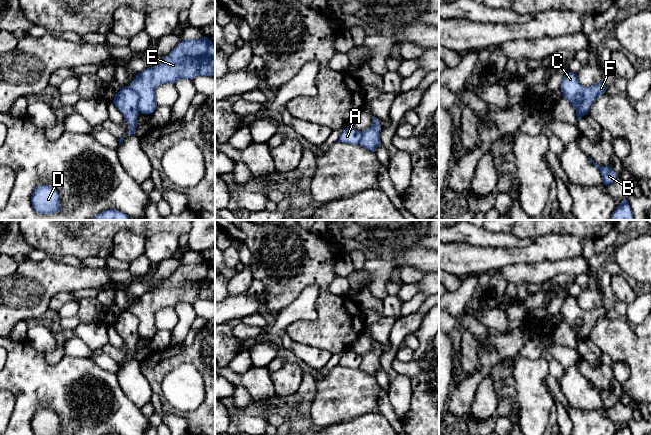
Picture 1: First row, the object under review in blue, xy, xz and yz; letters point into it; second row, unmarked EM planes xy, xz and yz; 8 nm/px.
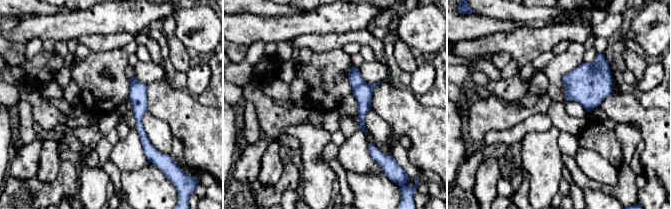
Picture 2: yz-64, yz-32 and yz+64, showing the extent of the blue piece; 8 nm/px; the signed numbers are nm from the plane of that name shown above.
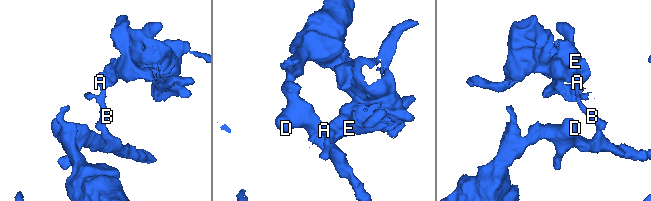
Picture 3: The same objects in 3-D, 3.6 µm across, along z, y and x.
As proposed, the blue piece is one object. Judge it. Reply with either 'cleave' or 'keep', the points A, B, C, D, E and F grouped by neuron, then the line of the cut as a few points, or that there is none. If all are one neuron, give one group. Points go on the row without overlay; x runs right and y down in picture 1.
cleave | A B D / C E F | xy (129, 310), (138, 320), (139, 334)

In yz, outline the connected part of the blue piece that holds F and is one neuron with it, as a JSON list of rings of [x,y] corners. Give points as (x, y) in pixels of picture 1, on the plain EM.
[[[569,295],[563,300],[560,313],[564,317],[564,322],[568,323],[577,335],[585,339],[588,338],[591,328],[606,316],[607,311],[603,304],[592,310],[583,310],[577,302],[577,297]]]

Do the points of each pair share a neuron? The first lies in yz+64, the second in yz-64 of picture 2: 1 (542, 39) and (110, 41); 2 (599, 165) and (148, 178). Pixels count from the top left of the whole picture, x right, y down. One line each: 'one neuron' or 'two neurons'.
1: one neuron
2: two neurons

